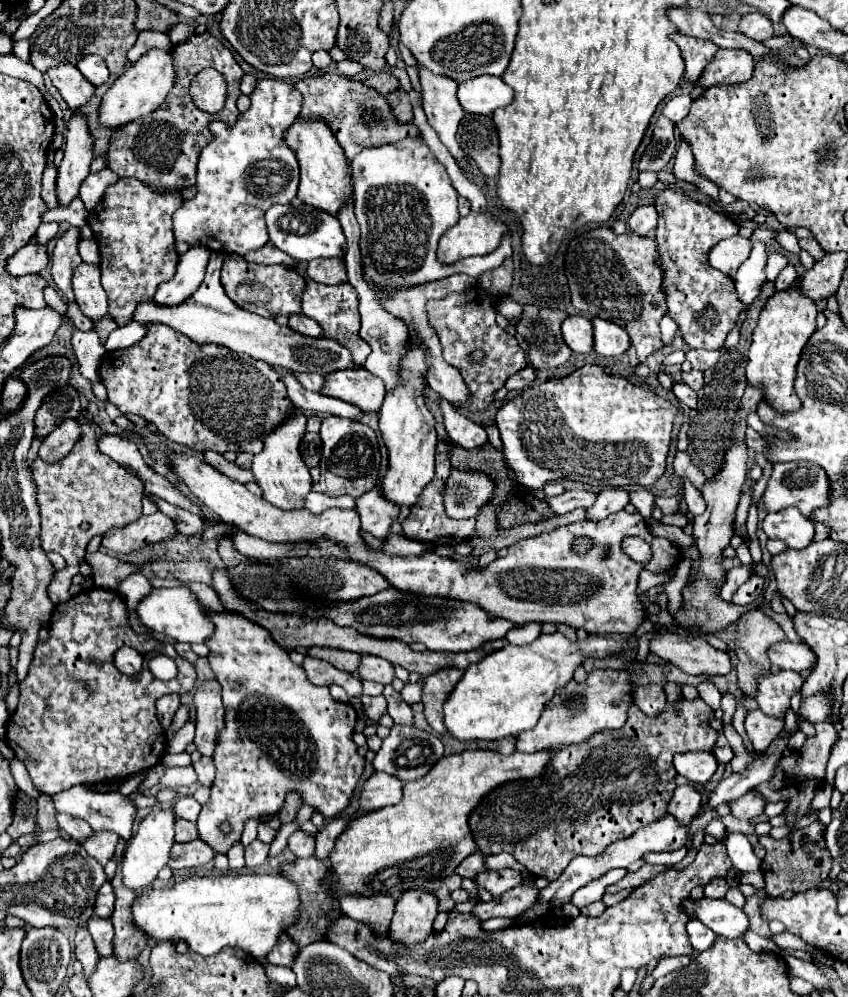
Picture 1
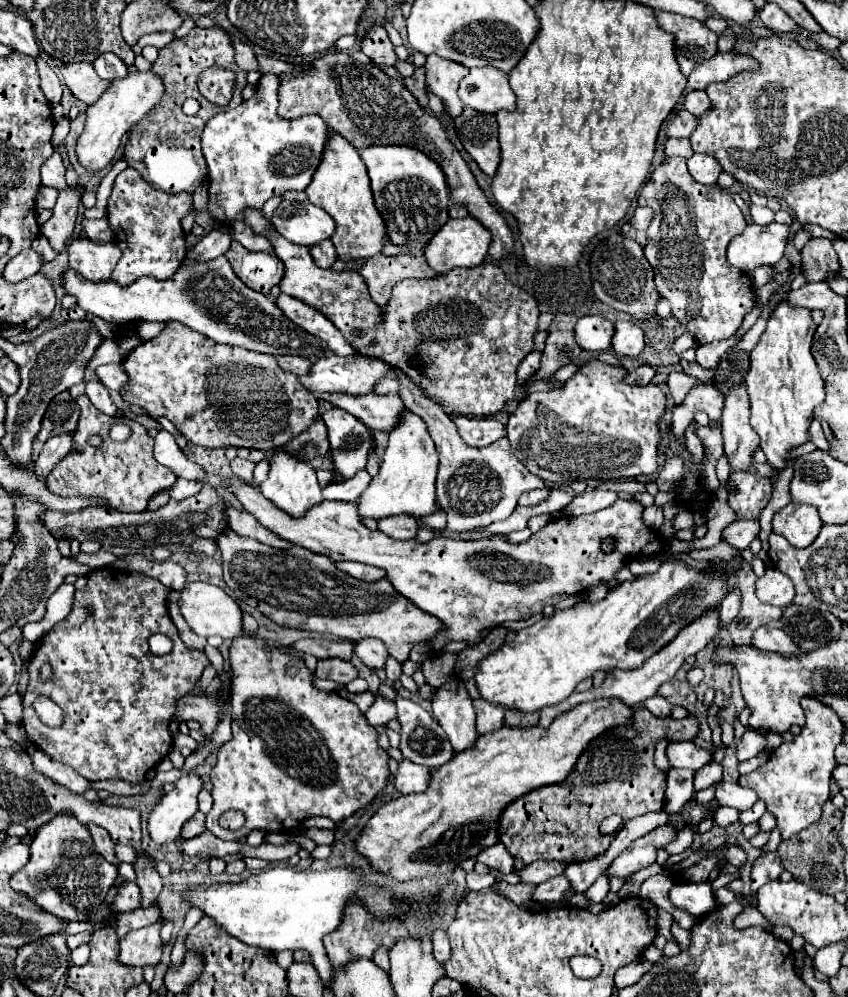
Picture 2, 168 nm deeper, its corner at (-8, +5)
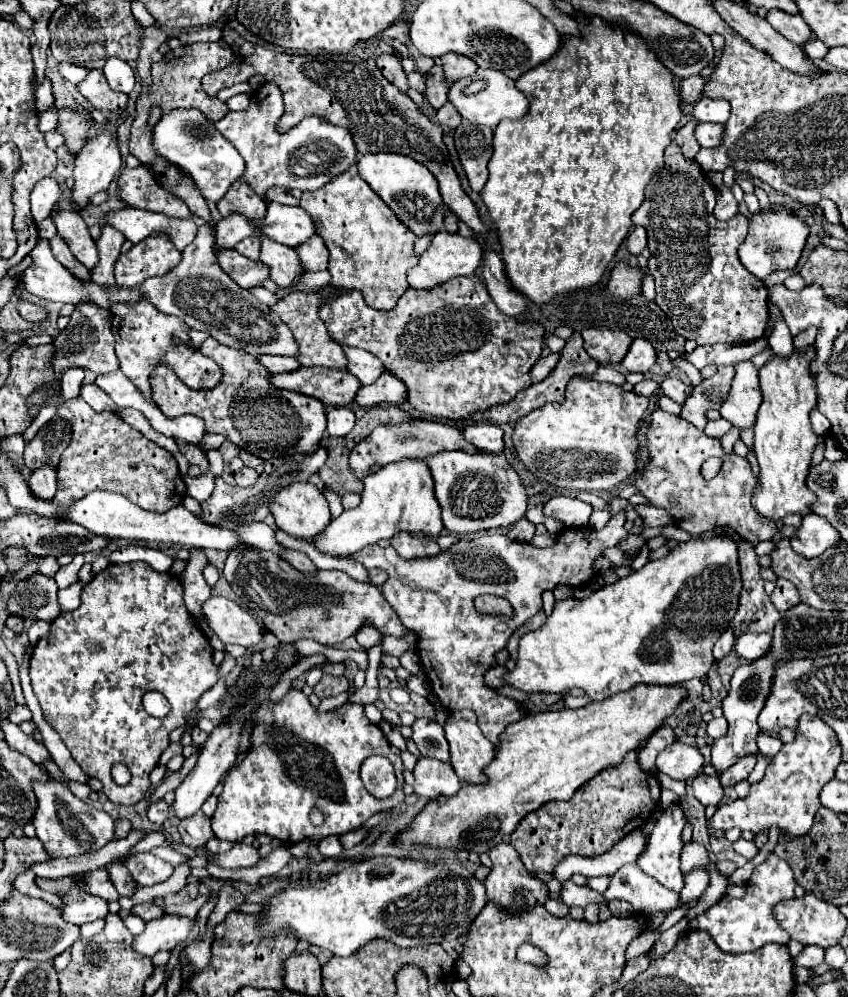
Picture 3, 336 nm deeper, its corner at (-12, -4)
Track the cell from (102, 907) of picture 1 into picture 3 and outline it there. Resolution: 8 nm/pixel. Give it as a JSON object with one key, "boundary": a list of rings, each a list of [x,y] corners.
{"boundary":[[[154,903],[136,905],[136,907],[132,907],[132,913],[134,913],[134,915],[138,915],[140,919],[144,919],[144,921],[152,921],[152,919],[158,919],[158,917],[162,915],[160,907],[158,907],[158,905],[154,905]]]}

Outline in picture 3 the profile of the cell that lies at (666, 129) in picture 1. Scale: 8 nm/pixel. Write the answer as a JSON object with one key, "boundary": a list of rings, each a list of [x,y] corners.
{"boundary":[[[696,123],[696,141],[700,147],[716,147],[722,141],[722,131],[720,123]]]}

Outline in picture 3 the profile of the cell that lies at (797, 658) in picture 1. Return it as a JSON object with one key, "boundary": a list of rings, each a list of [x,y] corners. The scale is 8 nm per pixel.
{"boundary":[[[746,633],[736,639],[736,651],[744,659],[760,659],[772,647],[772,633]]]}

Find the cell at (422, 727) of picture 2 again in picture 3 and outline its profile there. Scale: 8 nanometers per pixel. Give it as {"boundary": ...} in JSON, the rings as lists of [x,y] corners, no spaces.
{"boundary":[[[420,717],[412,725],[412,741],[416,743],[422,757],[432,757],[444,763],[450,761],[450,751],[448,751],[448,741],[444,737],[444,729],[436,721]]]}

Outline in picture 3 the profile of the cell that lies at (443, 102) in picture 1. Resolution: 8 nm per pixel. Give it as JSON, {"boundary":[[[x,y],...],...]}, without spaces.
{"boundary":[[[446,53],[442,57],[442,69],[444,69],[444,77],[448,85],[454,85],[456,81],[460,81],[460,77],[470,77],[472,73],[476,73],[478,67],[464,55]]]}

